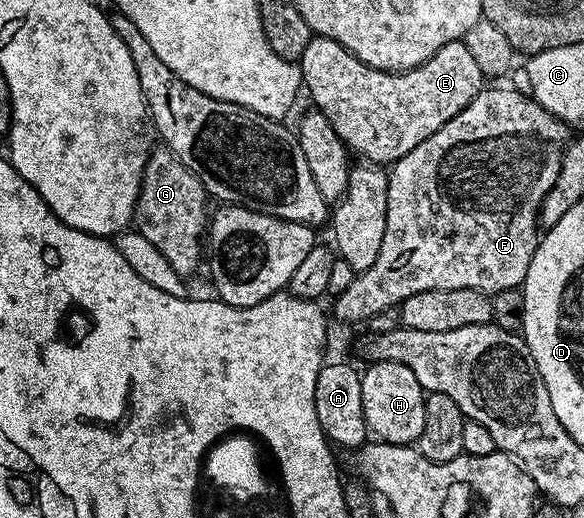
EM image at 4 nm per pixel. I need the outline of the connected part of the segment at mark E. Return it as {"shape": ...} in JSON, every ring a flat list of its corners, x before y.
{"shape":[[318,35,310,38,307,49,303,49,299,60,301,82,304,90,309,90,313,98,312,106,321,111,331,125,335,125,335,133,349,148,358,160,369,165,392,165,398,163,415,145,427,141,431,133,435,133,451,117,464,109,467,104,483,90,483,76,475,57,471,57,471,49,467,49,464,41,448,43,439,49,435,57,431,57,423,65,412,67,409,71,380,71,359,61,339,41,331,41]]}

